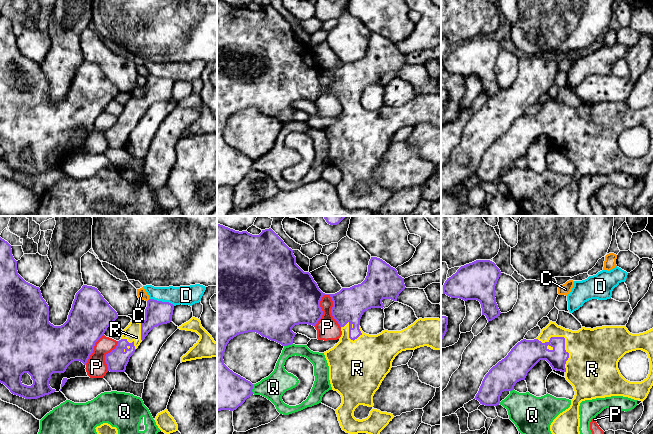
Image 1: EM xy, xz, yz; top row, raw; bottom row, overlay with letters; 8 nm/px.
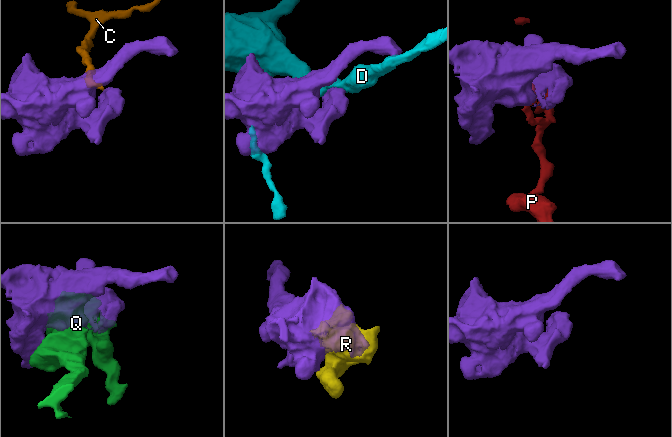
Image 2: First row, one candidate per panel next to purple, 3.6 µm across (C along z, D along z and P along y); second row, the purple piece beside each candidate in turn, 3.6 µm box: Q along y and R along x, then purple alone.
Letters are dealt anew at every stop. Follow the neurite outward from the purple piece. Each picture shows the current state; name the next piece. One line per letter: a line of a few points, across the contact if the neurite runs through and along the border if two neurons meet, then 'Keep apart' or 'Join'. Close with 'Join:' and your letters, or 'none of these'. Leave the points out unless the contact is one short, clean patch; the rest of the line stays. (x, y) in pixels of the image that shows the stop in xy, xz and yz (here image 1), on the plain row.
C: Line: xy (149, 74), (147, 77). Keep apart
D: Keep apart
P: Keep apart
Q: Keep apart
R: Join
Join: R

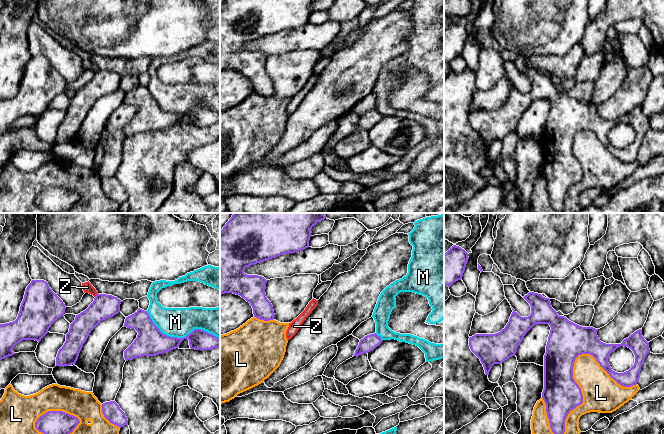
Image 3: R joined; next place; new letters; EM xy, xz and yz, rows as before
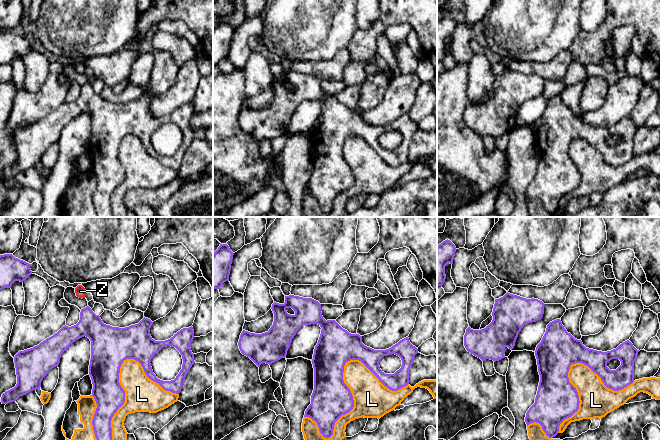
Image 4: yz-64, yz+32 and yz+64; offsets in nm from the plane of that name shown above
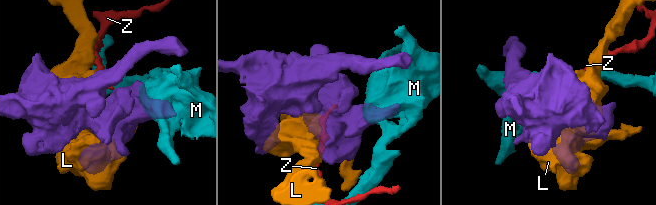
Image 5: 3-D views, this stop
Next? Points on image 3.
L: Keep apart
M: Keep apart
Z: Line: xy (97, 69), (94, 72). Keep apart
Join: none of these

